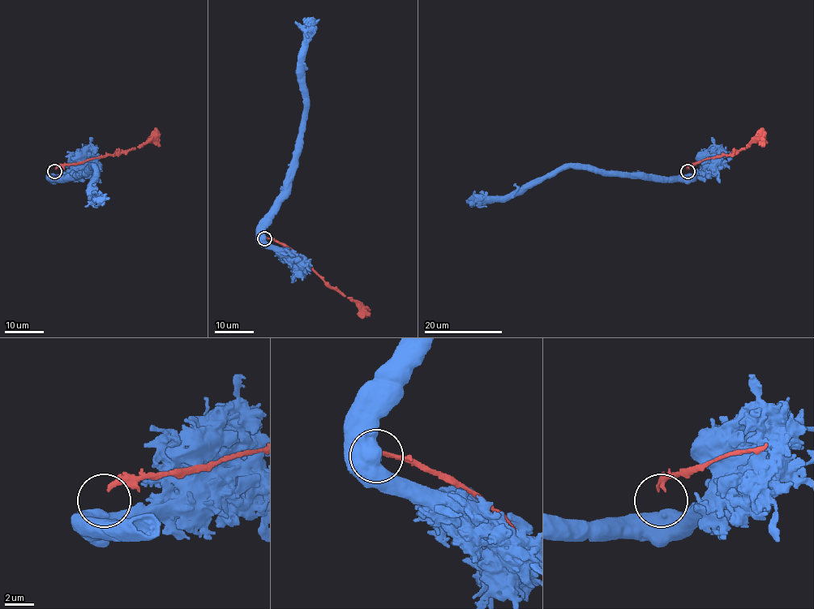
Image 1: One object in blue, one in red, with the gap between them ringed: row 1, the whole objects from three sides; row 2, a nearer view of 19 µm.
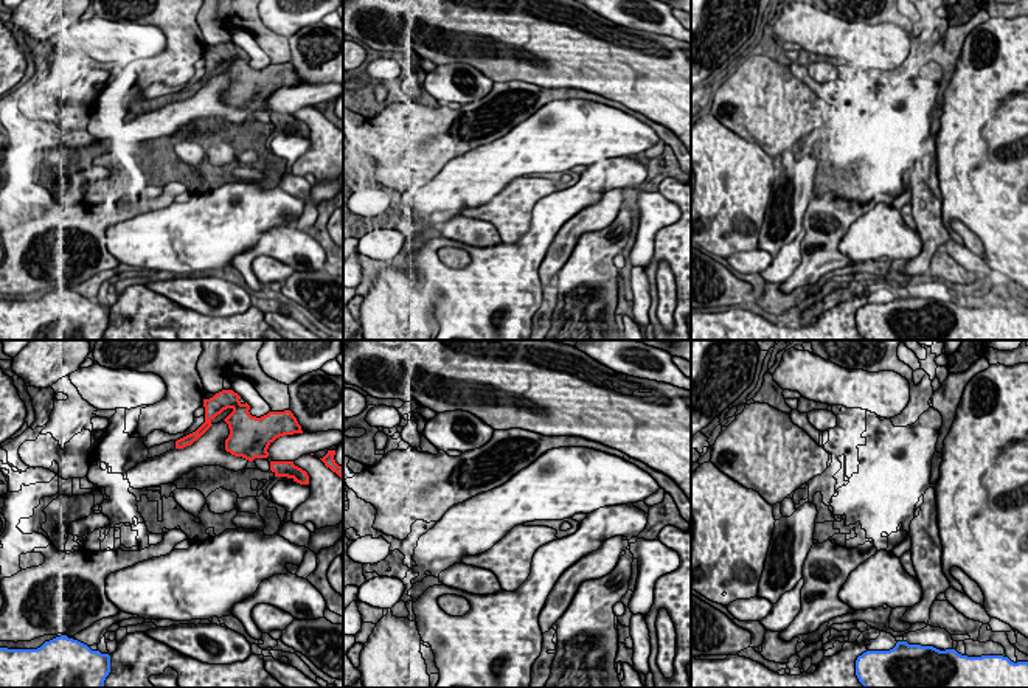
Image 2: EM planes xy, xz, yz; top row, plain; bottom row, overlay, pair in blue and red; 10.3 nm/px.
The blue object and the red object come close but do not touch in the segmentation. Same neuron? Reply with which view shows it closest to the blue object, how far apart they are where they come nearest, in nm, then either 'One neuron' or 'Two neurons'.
Closest in xy. Distance 2250 nm. Two neurons

